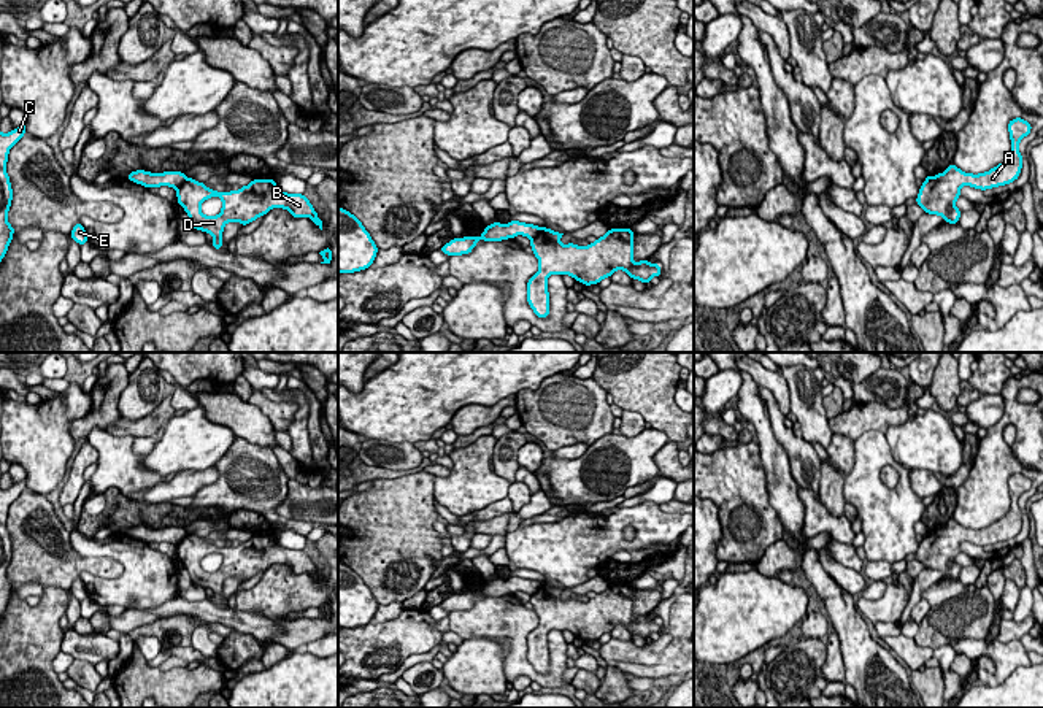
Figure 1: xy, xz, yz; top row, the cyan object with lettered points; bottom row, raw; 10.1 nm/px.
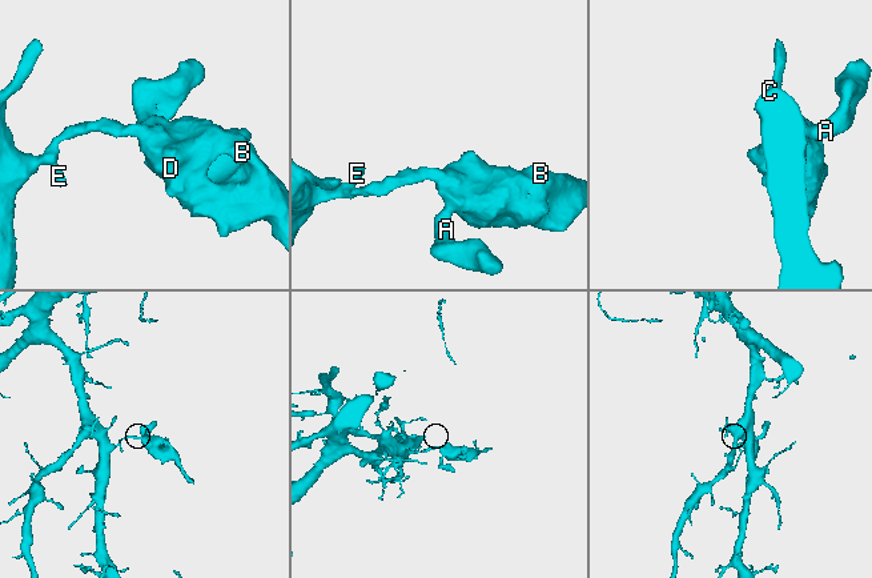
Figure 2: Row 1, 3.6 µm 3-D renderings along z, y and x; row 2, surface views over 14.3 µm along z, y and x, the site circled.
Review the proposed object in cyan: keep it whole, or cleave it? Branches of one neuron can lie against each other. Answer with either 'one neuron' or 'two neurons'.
two neurons

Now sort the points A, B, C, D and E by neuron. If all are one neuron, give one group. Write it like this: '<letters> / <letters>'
A B D / C E

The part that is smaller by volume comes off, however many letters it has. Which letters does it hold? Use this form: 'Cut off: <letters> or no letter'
Cut off: A, B, D

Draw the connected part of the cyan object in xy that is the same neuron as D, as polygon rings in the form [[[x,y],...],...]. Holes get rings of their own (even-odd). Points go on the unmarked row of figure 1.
[[[187,533],[176,543],[178,560],[184,564],[189,571],[192,584],[213,591],[213,603],[222,603],[222,587],[227,578],[240,578],[248,581],[259,571],[265,571],[273,564],[283,564],[292,573],[310,573],[321,586],[324,576],[318,573],[316,565],[303,549],[287,549],[276,543],[276,535],[252,535],[248,541],[237,548],[217,548]],[[211,552],[222,556],[222,564],[217,571],[205,571],[200,565],[202,559]]]

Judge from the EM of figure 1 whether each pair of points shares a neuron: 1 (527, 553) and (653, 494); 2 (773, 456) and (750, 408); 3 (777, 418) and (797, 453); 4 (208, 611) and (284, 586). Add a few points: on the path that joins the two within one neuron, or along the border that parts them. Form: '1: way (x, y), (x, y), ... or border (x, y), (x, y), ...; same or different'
1: border (651, 502), (621, 507), (613, 513); different
2: way (769, 445), (761, 419); same
3: way (778, 426), (792, 445); same
4: border (232, 608), (272, 618); different

